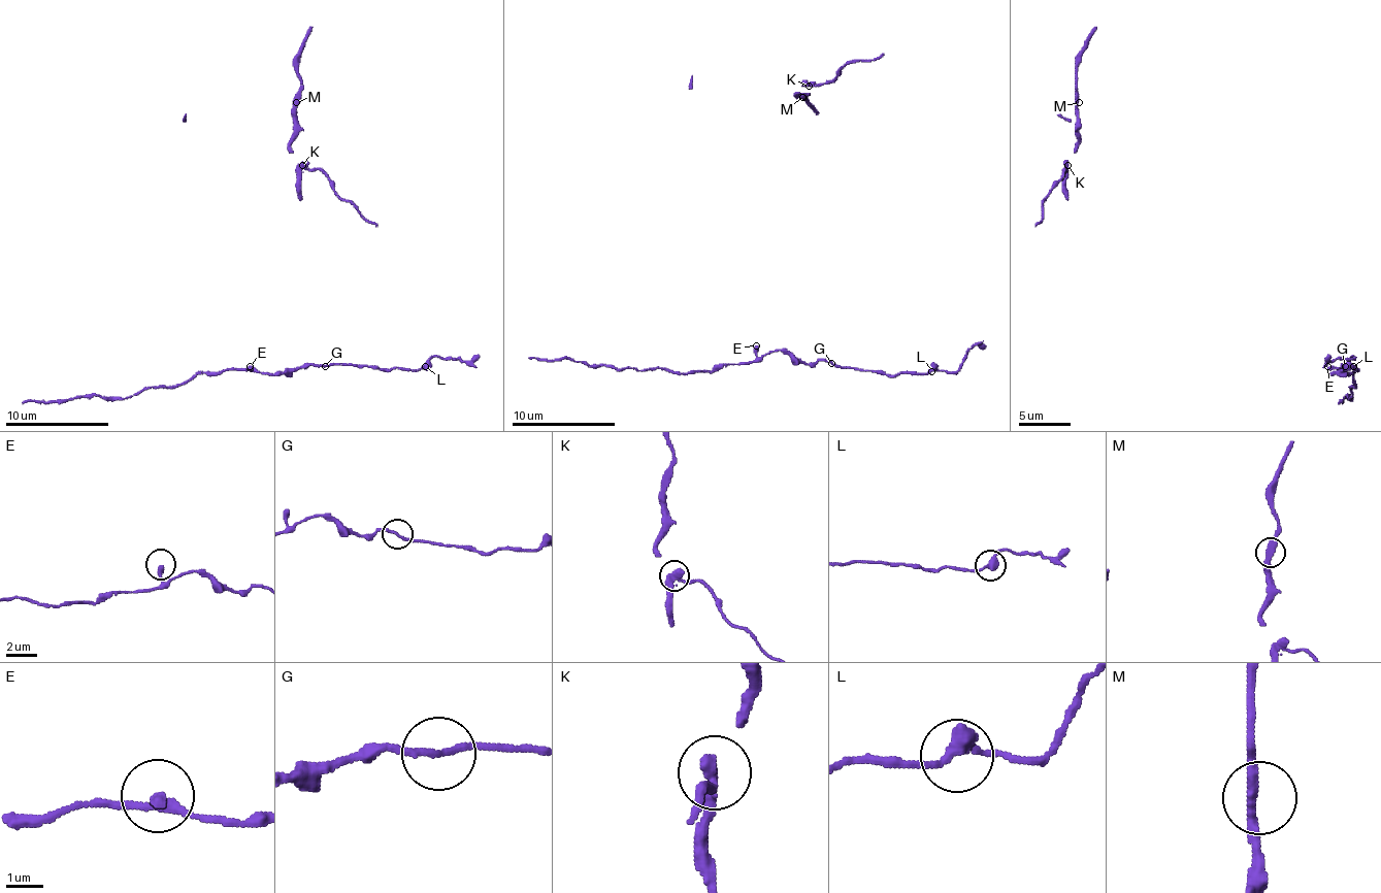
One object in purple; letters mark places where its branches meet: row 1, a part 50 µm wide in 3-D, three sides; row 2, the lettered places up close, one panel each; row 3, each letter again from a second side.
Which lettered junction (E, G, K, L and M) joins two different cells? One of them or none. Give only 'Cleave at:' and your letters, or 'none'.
Cleave at: K

